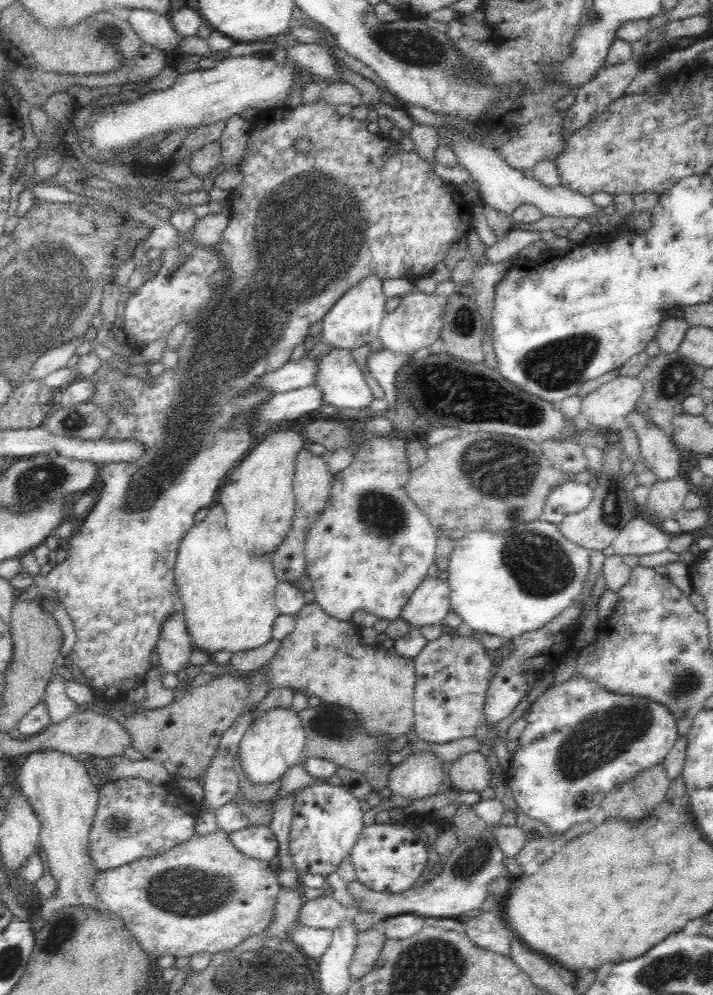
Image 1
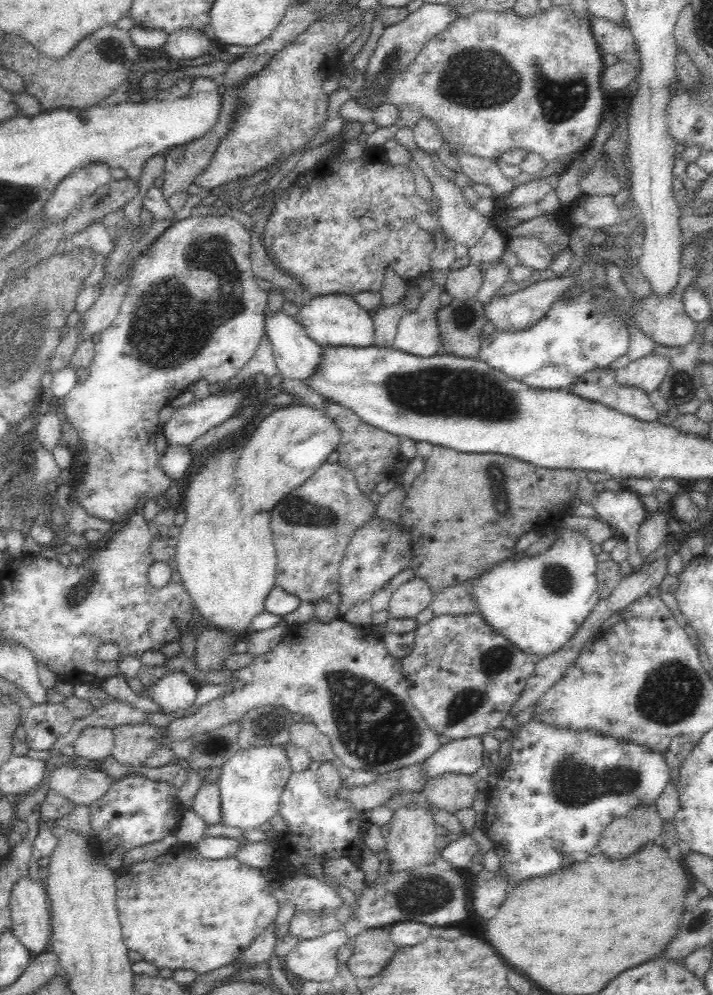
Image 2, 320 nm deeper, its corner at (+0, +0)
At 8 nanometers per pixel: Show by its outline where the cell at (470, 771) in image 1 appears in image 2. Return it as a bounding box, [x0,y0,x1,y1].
[422,774,477,813]

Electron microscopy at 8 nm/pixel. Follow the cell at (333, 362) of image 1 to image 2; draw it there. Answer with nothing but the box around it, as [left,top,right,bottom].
[263,303,323,380]

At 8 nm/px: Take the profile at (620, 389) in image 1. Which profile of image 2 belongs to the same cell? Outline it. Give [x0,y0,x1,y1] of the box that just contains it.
[615,354,670,393]

